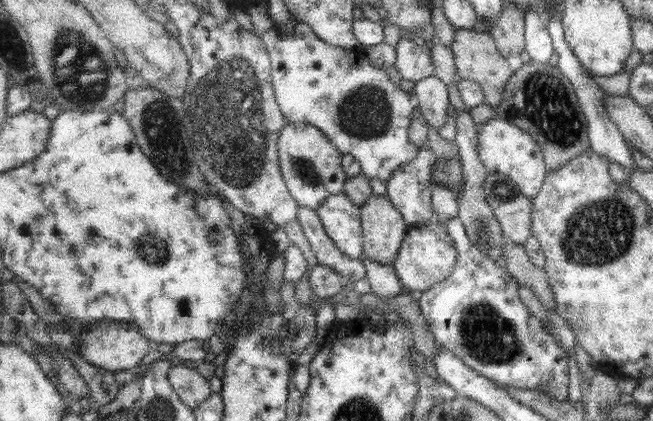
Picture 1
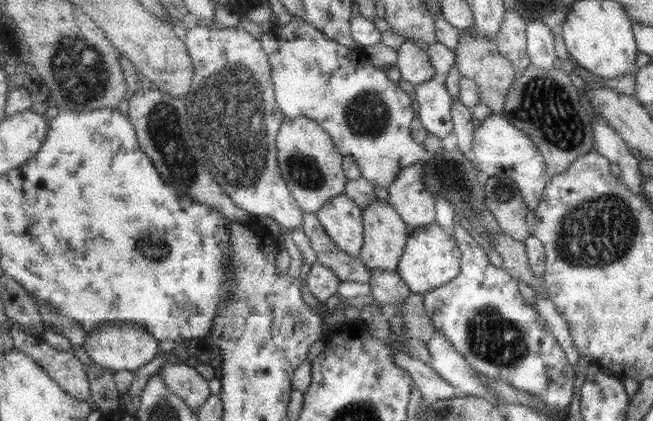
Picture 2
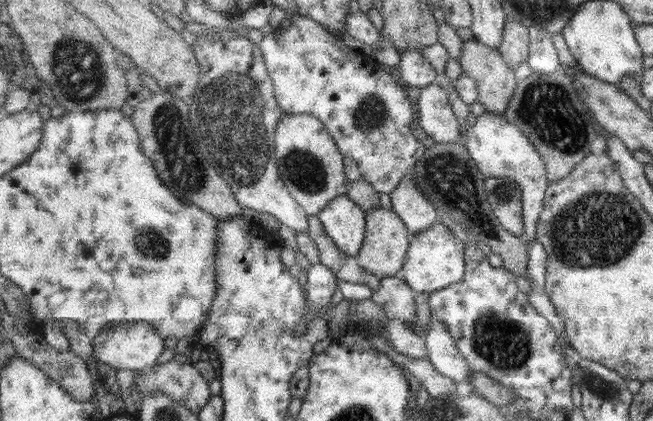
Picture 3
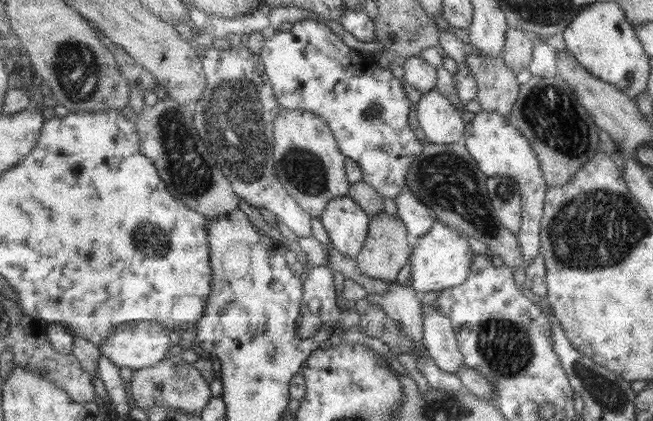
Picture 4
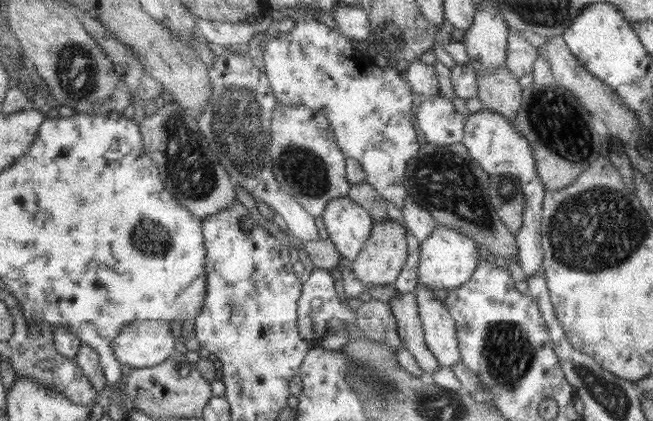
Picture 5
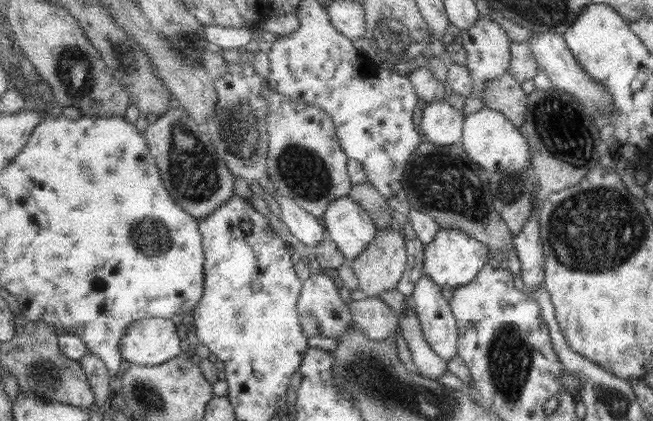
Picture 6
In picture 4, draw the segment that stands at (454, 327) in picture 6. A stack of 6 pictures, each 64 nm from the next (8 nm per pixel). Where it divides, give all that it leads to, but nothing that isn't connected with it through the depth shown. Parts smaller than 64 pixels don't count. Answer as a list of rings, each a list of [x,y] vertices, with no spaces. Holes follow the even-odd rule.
[[[429,305],[424,314],[424,337],[425,347],[435,364],[447,372],[459,374],[459,369],[465,365],[465,356],[460,351],[453,323],[441,307]]]

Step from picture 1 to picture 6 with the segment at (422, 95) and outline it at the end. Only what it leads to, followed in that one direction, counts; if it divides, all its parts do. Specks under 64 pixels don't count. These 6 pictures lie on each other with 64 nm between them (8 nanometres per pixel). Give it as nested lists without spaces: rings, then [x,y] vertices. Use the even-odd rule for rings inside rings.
[[[445,100],[426,102],[420,129],[425,139],[441,146],[461,143],[466,116]]]

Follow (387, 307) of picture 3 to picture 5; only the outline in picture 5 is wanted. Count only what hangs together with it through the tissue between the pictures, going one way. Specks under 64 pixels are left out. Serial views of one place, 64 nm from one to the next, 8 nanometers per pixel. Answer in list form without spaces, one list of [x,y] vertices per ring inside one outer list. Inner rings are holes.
[[[415,291],[399,292],[399,296],[391,300],[389,305],[397,317],[403,345],[412,353],[425,376],[437,372],[442,367],[441,361],[427,346]]]

